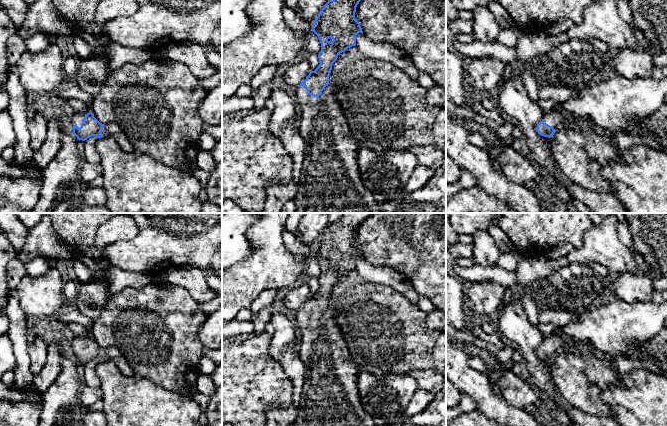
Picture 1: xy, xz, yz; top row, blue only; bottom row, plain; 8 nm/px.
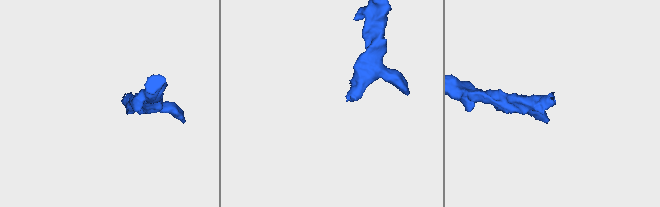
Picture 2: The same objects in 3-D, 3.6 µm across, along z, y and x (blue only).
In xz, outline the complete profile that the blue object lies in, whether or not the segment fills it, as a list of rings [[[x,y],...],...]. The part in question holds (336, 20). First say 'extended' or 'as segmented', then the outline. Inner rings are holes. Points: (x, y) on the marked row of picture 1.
extended; [[[328,0],[319,12],[312,26],[318,36],[321,51],[318,54],[319,66],[296,88],[296,101],[299,110],[299,134],[305,140],[305,154],[302,173],[294,197],[296,213],[381,213],[380,204],[364,186],[359,166],[358,151],[360,144],[354,139],[339,102],[333,96],[321,98],[320,95],[329,84],[333,63],[338,55],[356,45],[356,35],[363,33],[360,23],[355,18],[356,7],[361,0]]]

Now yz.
extended; [[[560,104],[545,113],[543,119],[537,124],[536,131],[541,136],[551,137],[559,128],[568,126],[577,127],[582,131],[594,130],[599,134],[606,133],[590,119],[578,119],[570,116]]]

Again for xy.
extended; [[[76,112],[72,118],[72,129],[79,140],[85,141],[92,136],[97,136],[99,139],[111,136],[123,151],[134,151],[134,146],[116,123],[102,124],[92,112]]]

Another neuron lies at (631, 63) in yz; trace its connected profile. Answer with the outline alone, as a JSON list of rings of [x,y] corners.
[[[622,49],[609,55],[608,66],[627,78],[651,78],[655,64],[651,50]]]

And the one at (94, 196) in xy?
[[[86,187],[83,192],[83,203],[90,206],[106,205],[106,192],[103,187]]]

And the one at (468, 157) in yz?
[[[446,99],[446,154],[461,170],[467,170],[475,176],[477,186],[496,196],[517,213],[543,213],[538,194],[526,188],[523,184],[510,181],[501,170],[495,169],[491,164],[487,151],[472,145],[468,141],[469,132],[453,121],[454,118],[470,120],[475,115],[475,111],[469,106],[459,106]]]

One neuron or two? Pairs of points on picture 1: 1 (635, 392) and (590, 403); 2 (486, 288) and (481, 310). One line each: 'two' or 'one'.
1: two
2: one

